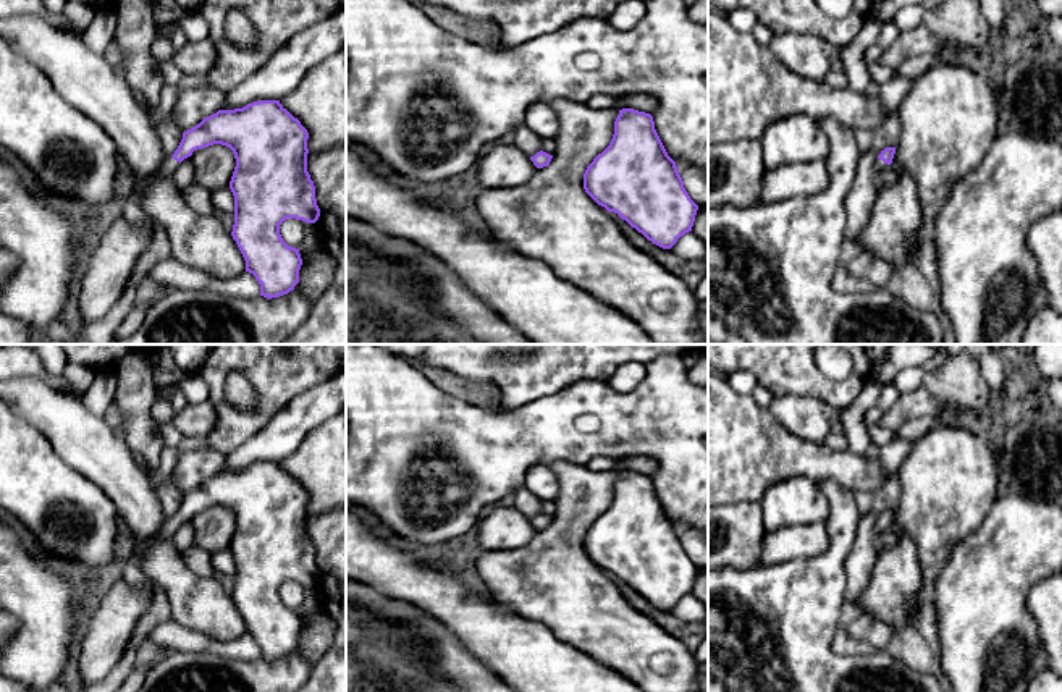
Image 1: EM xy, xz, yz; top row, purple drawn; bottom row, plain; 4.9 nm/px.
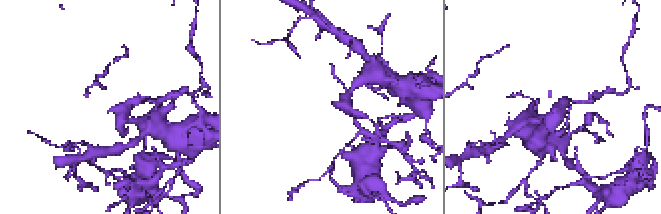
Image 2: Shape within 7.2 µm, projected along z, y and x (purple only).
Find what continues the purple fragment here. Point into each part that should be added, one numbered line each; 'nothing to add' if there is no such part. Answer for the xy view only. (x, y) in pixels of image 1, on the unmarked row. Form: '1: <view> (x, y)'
1: xy (168, 527)

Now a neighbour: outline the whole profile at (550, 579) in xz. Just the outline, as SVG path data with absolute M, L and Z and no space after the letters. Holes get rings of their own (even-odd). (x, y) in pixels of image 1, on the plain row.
M554 461L546 464L558 477L559 495L554 500L556 514L548 529L537 530L533 538L520 548L482 551L475 571L482 577L487 593L509 606L520 616L545 624L558 639L580 648L605 666L630 679L642 692L698 692L693 652L679 639L664 632L656 622L635 610L621 593L609 574L598 568L584 551L584 535L601 516L614 496L617 470L590 470L585 464Z

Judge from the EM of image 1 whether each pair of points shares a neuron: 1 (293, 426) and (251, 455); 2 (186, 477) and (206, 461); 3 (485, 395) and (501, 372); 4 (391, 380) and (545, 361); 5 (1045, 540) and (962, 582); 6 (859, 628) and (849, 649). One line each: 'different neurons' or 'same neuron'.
1: same neuron
2: same neuron
3: different neurons
4: different neurons
5: same neuron
6: different neurons

